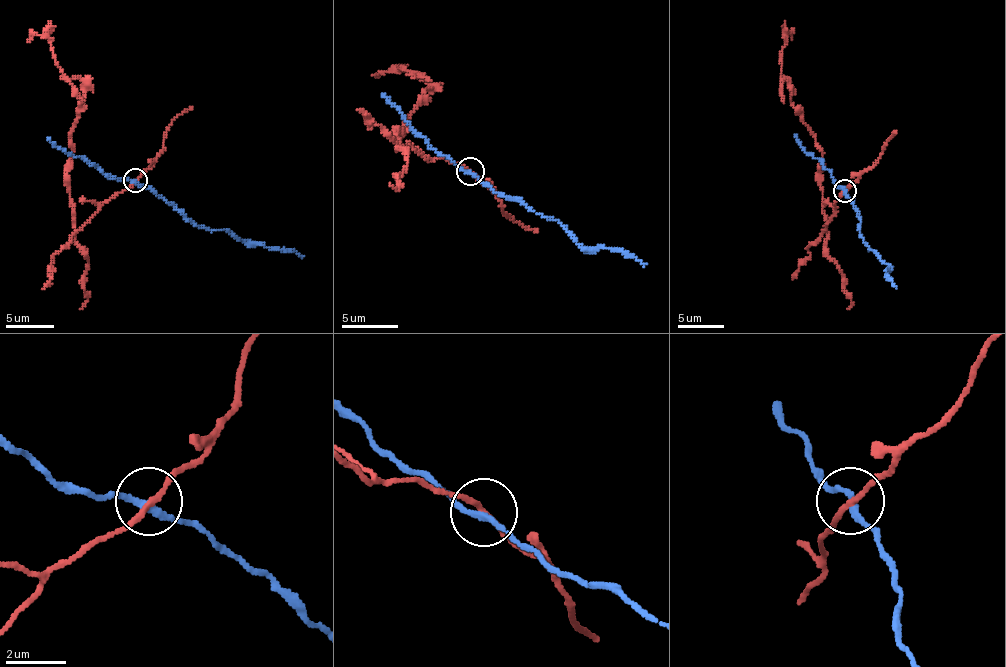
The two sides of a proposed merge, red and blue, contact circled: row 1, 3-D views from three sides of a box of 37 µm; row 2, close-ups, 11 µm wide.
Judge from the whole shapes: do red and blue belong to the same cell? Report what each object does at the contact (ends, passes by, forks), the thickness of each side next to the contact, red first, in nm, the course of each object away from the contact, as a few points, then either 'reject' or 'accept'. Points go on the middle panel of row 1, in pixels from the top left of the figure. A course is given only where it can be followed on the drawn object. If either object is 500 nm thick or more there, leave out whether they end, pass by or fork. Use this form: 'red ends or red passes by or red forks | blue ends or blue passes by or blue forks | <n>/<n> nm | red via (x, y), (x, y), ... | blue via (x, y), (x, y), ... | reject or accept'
red passes by | blue passes by | 170/200 nm | red via (470, 170), (398, 147), (395, 133), (405, 131), (407, 118), (431, 87), (415, 72), (372, 75) | blue via (467, 170), (493, 192), (521, 201), (536, 214), (564, 225), (584, 247), (617, 248), (646, 263) | reject

